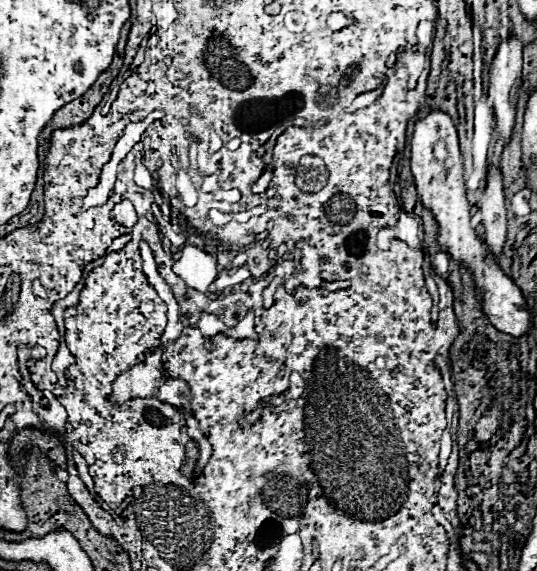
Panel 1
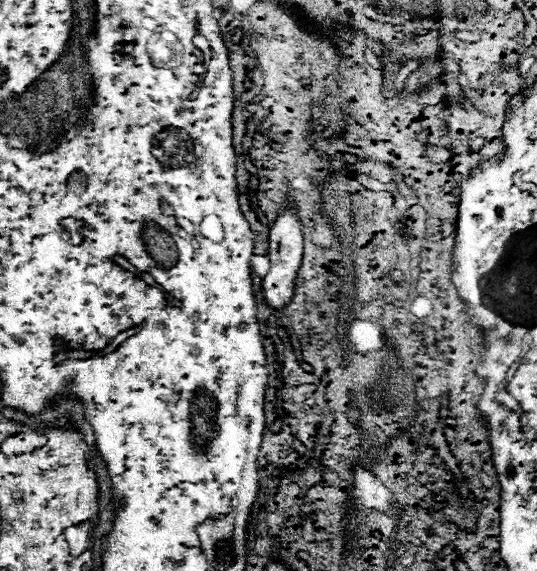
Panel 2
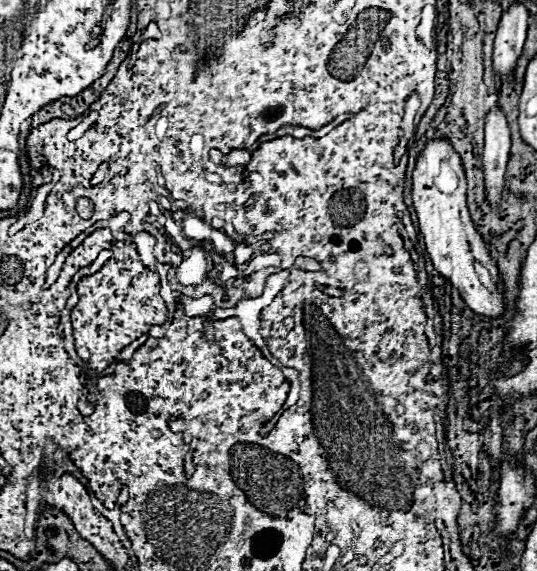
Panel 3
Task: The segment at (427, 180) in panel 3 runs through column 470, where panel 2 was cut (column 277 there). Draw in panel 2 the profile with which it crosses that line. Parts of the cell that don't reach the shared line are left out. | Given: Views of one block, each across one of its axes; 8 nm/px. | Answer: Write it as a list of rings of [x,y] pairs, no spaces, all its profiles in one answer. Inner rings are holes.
[[[286,210],[278,216],[276,224],[270,230],[270,274],[262,280],[262,292],[266,296],[266,304],[270,308],[282,310],[294,296],[294,282],[302,264],[302,250],[304,250],[304,236],[298,226],[298,216],[292,210]]]

